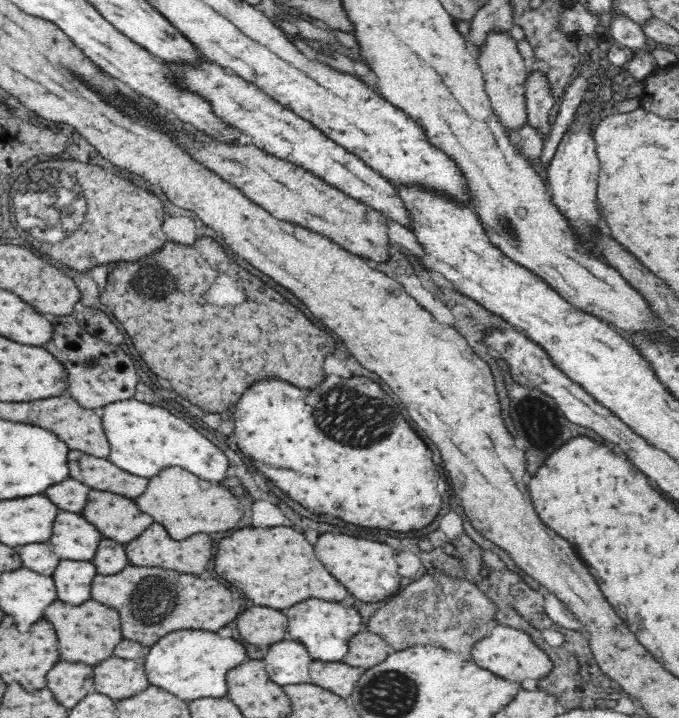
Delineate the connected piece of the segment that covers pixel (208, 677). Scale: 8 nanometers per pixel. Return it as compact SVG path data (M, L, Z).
M180 630L180 632L170 632L162 636L162 640L158 640L158 644L150 648L146 656L146 674L148 674L150 684L172 692L180 700L196 700L196 698L208 698L208 696L220 698L226 694L226 688L228 688L226 684L228 670L236 668L244 660L246 660L246 648L232 638L220 638L216 632L206 632L206 630L204 632L202 630Z

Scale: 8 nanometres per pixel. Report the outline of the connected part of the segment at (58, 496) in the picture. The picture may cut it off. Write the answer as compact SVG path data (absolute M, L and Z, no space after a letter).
M64 480L62 484L54 484L50 488L46 488L46 496L62 510L68 512L82 512L82 508L88 502L88 492L90 488L78 480Z

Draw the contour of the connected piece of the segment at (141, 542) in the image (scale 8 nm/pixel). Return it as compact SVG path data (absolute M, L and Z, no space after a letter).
M156 522L142 536L138 536L130 544L126 544L126 552L128 552L128 558L134 566L160 566L166 570L200 574L206 570L206 566L212 558L212 540L206 534L196 534L196 536L190 536L190 538L178 542L178 540L172 540L168 536L168 532L164 530L164 526Z

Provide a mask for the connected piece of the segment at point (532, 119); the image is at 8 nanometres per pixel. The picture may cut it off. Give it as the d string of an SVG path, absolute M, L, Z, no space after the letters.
M532 70L525 82L526 124L539 128L544 141L548 138L552 126L548 123L548 116L556 104L556 98L552 95L552 87L548 79L542 71Z

